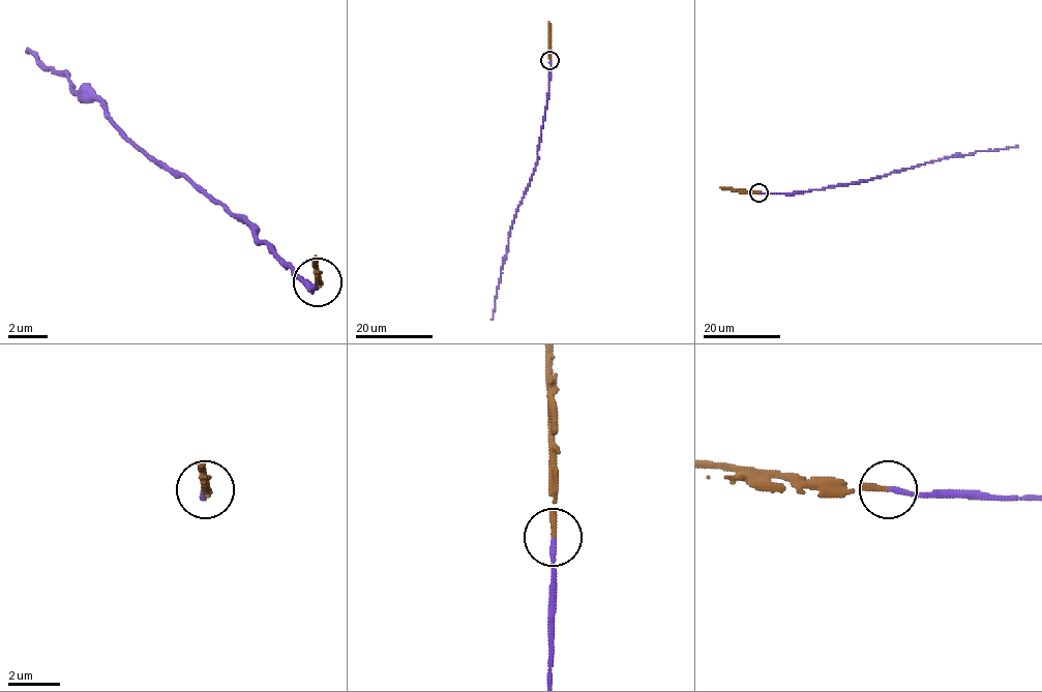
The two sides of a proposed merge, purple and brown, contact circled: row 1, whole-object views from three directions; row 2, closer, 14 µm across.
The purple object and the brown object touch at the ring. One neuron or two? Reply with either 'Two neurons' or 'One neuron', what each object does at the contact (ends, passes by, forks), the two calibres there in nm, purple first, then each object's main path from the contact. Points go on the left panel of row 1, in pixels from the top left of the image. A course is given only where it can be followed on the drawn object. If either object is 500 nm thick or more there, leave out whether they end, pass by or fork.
One neuron. At the ring purple ends. At the ring brown ends. Thickness 180 nm (purple) against 220 nm. Course of purple: (319, 282), (309, 288), (256, 235), (120, 128), (106, 103), (71, 89), (62, 69), (48, 69), (23, 51). Course of brown: (319, 282), (314, 259)

